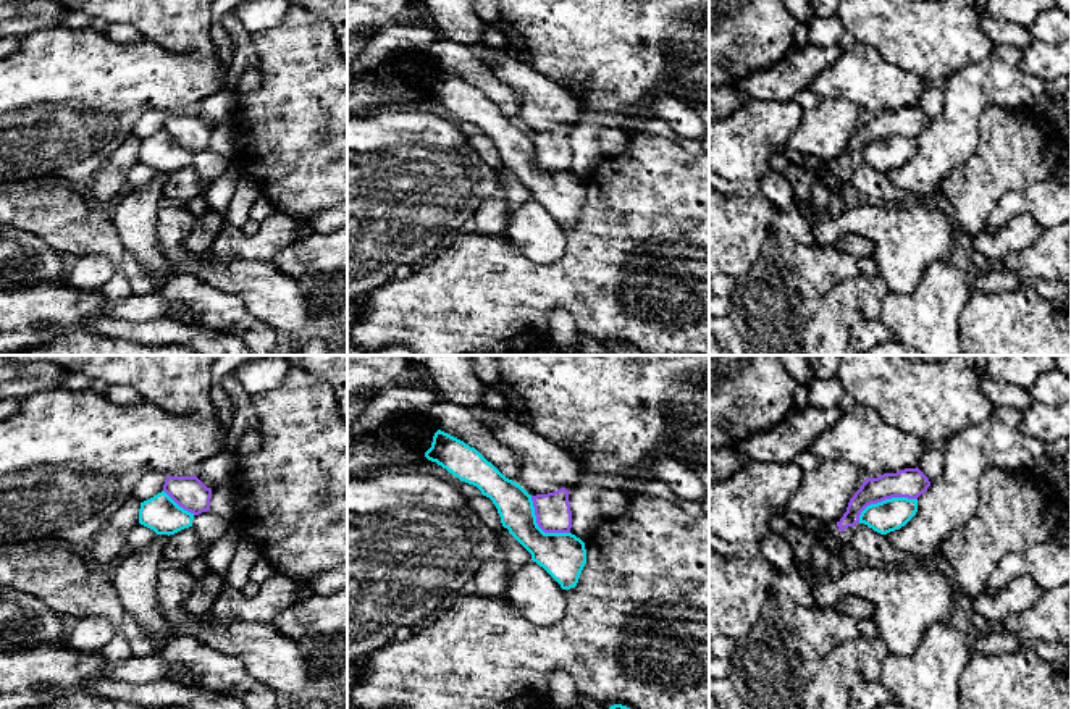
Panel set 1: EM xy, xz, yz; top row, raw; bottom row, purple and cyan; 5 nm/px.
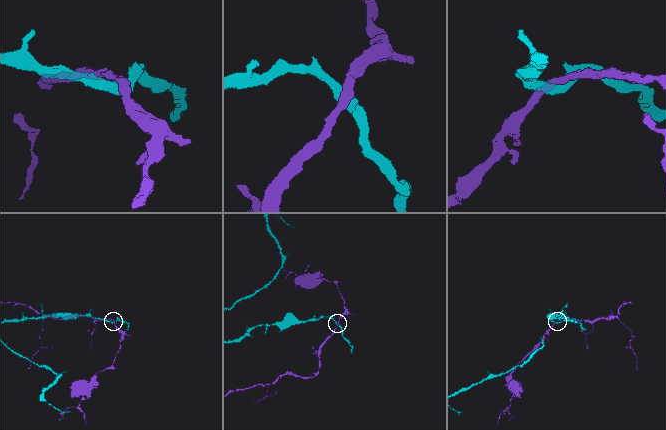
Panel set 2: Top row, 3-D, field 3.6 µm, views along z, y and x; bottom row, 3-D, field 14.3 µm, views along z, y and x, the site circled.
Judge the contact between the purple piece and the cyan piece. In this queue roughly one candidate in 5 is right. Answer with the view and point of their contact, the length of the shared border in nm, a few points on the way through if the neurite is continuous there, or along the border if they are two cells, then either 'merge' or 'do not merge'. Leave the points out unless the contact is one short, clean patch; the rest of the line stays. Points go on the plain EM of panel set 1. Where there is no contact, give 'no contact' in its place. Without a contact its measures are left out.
contact yz (884, 138); length 320 nm; border yz (916, 136), (886, 136), (871, 141), (861, 151), (858, 160); do not merge

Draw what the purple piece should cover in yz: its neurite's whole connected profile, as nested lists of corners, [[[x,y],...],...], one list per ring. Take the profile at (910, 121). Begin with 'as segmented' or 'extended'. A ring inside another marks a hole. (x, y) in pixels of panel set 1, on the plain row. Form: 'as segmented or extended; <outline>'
as segmented; [[[916,105],[897,111],[884,111],[877,116],[866,116],[861,126],[850,137],[846,150],[837,160],[840,170],[859,162],[861,150],[871,144],[892,136],[918,137],[930,124],[929,116]]]

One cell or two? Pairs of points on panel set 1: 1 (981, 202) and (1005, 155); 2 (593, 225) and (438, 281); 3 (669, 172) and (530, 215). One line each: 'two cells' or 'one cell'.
1: one cell
2: one cell
3: two cells

